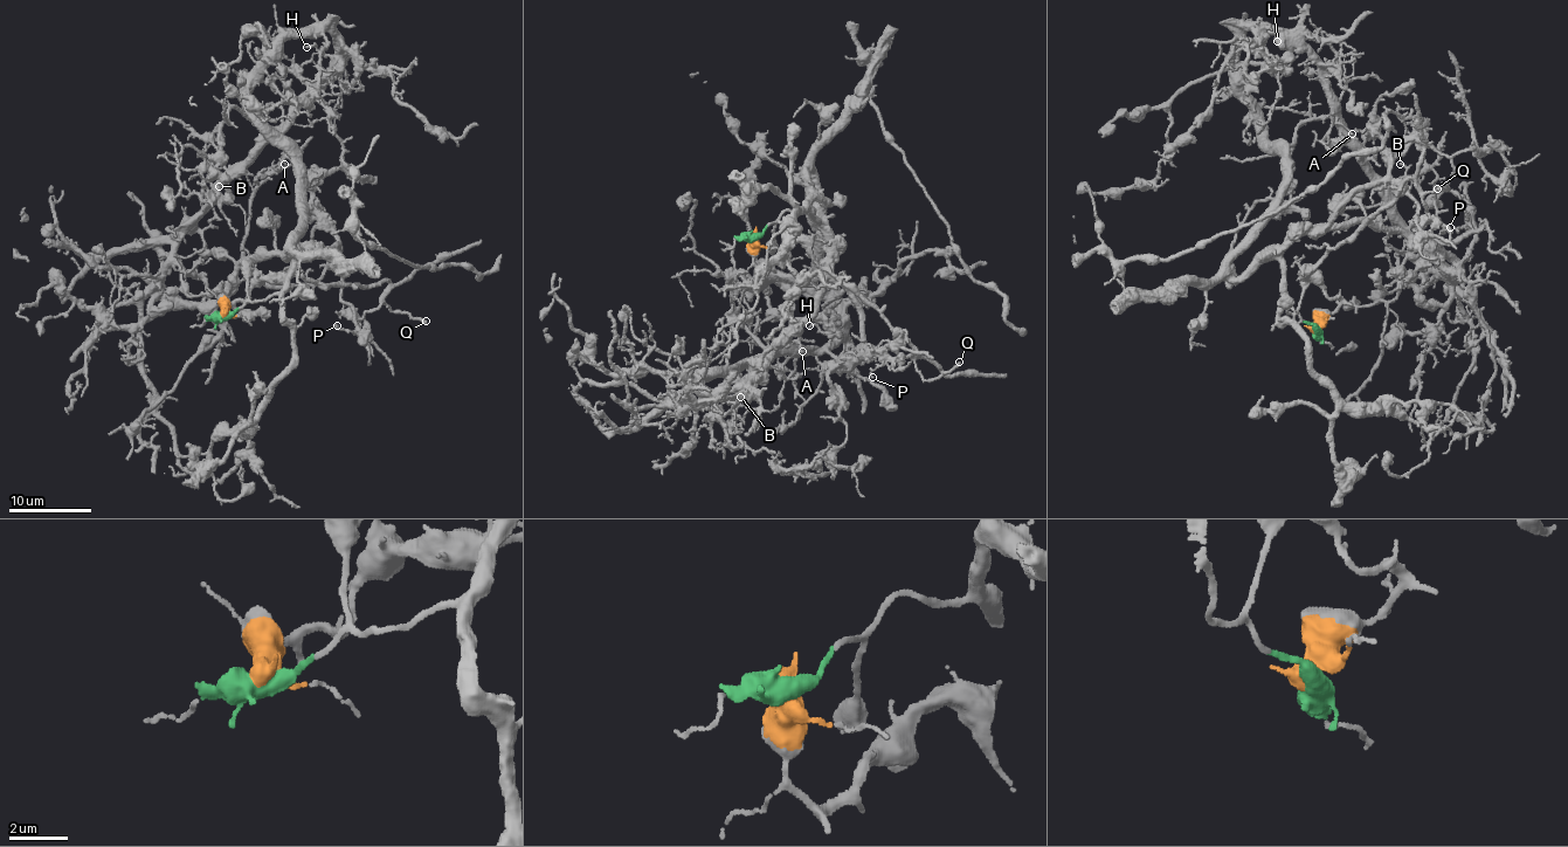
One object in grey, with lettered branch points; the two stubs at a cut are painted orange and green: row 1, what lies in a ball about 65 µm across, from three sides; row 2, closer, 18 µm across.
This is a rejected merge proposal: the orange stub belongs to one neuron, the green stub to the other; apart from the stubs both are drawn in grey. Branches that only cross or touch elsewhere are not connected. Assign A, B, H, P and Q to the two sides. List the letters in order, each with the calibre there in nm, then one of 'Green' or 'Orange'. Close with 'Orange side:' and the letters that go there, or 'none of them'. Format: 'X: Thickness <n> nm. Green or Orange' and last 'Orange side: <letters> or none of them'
A: Thickness 110 nm. Green
B: Thickness 80 nm. Green
H: Thickness 130 nm. Green
P: Thickness 100 nm. Orange
Q: Thickness 240 nm. Orange
Orange side: P, Q

